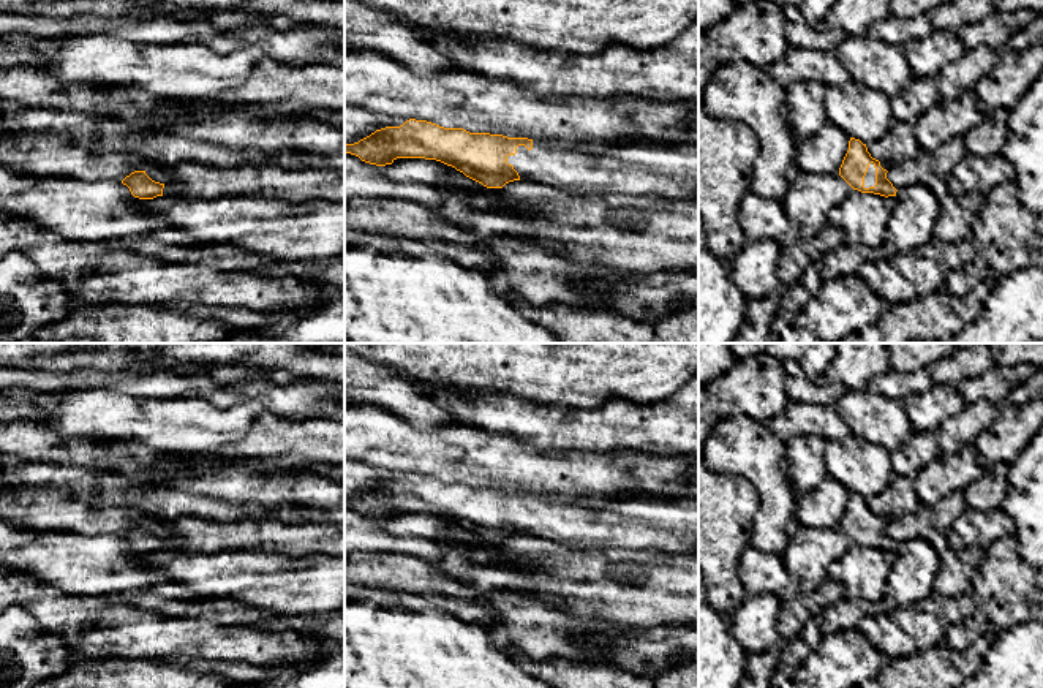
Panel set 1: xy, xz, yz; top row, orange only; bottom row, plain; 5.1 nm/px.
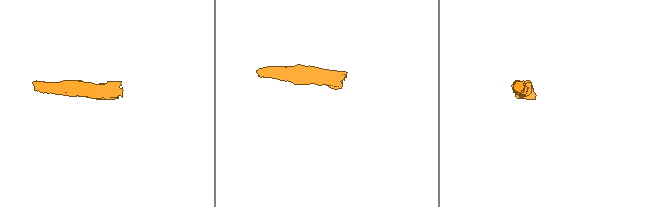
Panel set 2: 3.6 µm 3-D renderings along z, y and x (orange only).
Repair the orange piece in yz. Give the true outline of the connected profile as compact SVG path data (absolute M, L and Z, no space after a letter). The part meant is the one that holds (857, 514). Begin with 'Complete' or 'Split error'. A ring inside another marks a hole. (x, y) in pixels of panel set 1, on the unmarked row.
Split error. M850 492L849 505L839 522L839 530L861 547L874 547L880 550L896 550L896 542L887 533L888 519L871 511L866 498Z

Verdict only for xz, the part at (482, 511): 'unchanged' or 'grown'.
grown

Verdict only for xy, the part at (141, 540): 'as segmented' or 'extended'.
extended

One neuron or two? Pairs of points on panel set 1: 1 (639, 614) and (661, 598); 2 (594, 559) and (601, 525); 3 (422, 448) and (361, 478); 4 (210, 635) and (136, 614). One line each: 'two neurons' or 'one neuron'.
1: one neuron
2: two neurons
3: two neurons
4: one neuron

